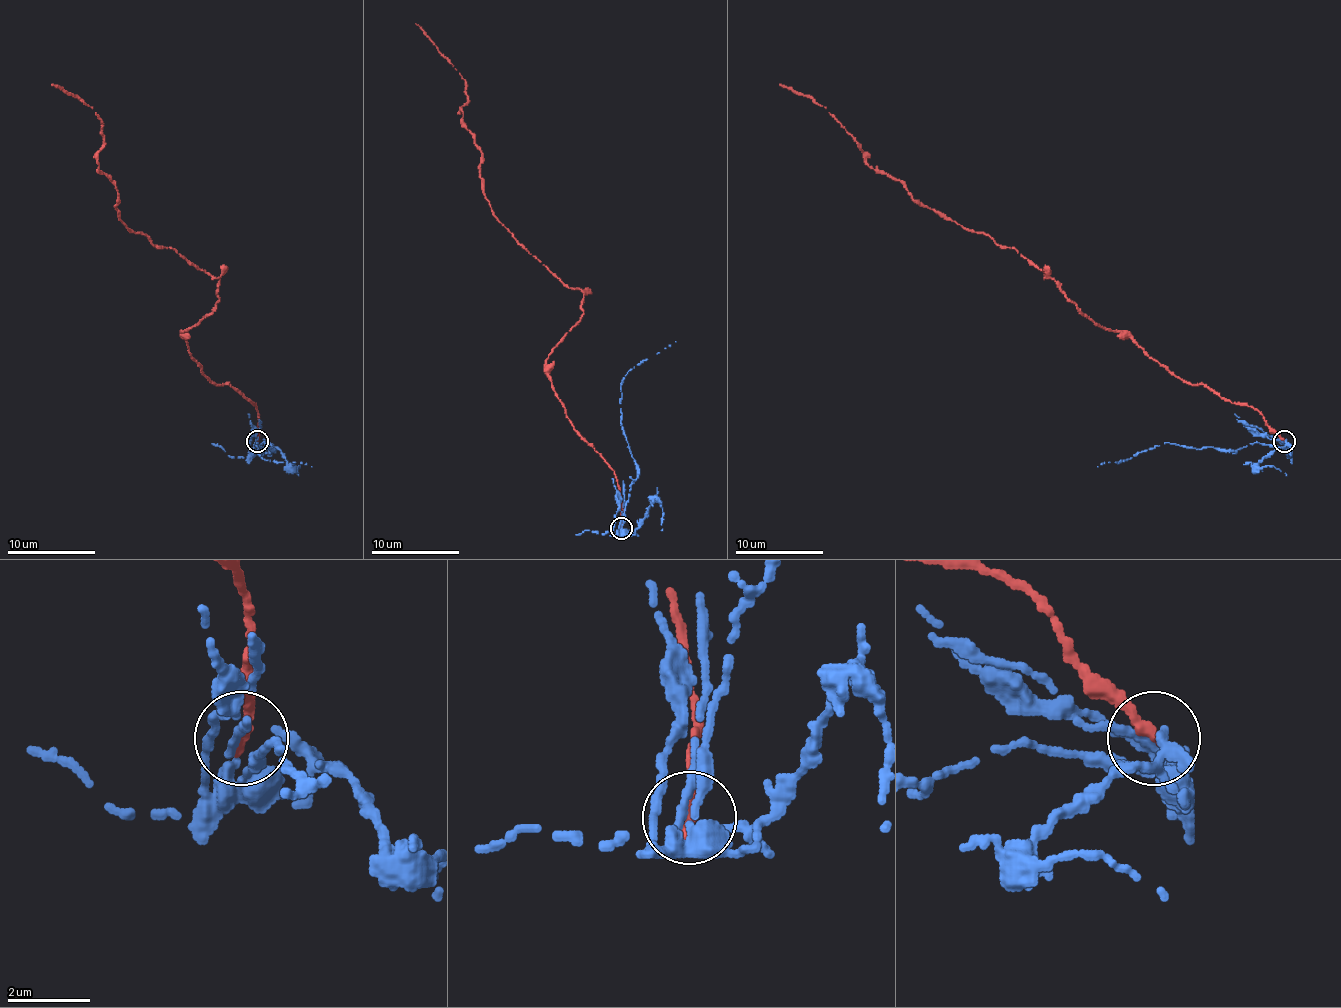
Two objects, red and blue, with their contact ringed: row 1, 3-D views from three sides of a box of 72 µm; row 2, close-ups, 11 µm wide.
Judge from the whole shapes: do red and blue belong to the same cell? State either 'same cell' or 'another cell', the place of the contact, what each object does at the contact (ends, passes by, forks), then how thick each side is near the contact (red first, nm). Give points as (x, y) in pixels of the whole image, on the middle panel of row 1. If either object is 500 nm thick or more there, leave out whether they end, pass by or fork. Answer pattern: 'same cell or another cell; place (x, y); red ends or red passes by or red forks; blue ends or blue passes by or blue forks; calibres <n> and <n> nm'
another cell; place (621, 528); red ends; blue passes by; calibres 320 and 190 nm

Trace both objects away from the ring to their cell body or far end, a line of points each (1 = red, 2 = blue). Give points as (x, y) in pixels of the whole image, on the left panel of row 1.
1: (256, 441), (254, 403), (182, 335), (219, 278), (129, 230), (103, 121), (52, 83)
2: (256, 441), (256, 449), (263, 443), (274, 449), (263, 449), (256, 443), (256, 452), (267, 460), (311, 467)

